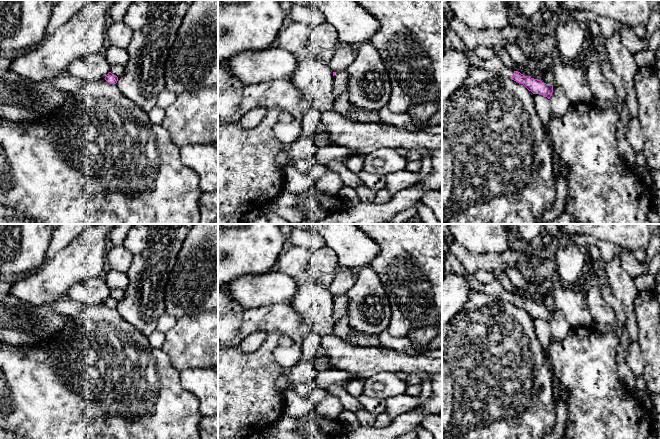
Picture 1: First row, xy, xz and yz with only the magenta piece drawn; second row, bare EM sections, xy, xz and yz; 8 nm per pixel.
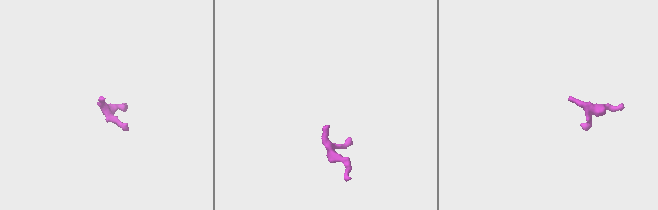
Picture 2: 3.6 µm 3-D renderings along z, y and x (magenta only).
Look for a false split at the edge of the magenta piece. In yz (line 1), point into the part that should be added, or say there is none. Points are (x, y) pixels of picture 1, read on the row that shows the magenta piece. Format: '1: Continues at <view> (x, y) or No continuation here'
1: Continues at yz (495, 63)

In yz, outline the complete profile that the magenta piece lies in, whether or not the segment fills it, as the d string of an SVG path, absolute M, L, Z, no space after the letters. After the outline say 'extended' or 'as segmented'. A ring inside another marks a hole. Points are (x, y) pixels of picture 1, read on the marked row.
M452 29L445 30L452 47L460 52L464 52L472 67L483 68L488 71L497 71L503 77L510 77L512 80L523 84L533 94L541 94L550 99L553 92L553 85L525 76L518 71L514 71L504 65L498 56L494 56L489 60L480 59L473 50L470 50L456 32Z; extended

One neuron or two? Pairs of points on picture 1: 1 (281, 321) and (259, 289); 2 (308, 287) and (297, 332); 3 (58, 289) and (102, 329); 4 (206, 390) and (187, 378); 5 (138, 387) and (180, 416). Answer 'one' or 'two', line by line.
1: two
2: two
3: two
4: one
5: one

